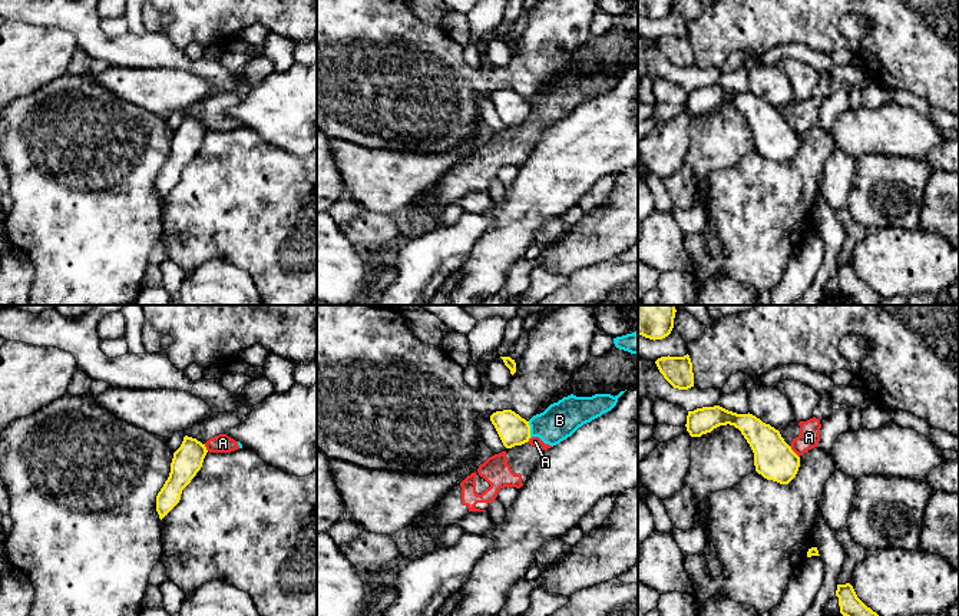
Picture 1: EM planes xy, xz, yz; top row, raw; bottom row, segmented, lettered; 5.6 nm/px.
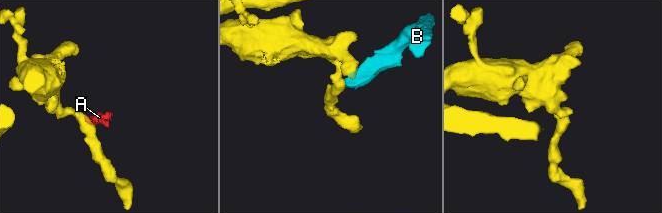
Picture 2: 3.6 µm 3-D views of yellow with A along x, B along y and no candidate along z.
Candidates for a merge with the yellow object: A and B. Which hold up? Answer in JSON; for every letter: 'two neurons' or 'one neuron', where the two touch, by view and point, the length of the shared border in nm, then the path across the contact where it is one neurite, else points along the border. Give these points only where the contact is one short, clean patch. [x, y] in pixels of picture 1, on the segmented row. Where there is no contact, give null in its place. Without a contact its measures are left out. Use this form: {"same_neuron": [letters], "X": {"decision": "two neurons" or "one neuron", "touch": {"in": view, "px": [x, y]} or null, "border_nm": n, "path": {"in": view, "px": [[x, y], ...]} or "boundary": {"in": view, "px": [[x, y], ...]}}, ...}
{"same_neuron": [], "A": {"decision": "two neurons", "touch": {"in": "yz", "px": [793, 451]}, "border_nm": 90, "boundary": {"in": "yz", "px": [[789, 446], [799, 457]]}}, "B": {"decision": "two neurons", "touch": {"in": "xz", "px": [529, 430]}, "border_nm": 100, "boundary": {"in": "xz", "px": [[528, 421], [531, 437]]}}}

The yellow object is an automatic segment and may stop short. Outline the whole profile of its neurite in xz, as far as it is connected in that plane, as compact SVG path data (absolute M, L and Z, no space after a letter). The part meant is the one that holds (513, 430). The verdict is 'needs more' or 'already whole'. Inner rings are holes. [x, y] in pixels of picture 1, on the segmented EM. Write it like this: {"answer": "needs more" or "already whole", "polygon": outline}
{"answer": "already whole", "polygon": "M512 410L496 411L490 415L490 421L495 425L503 446L512 448L522 446L530 438L529 421L522 418Z"}

